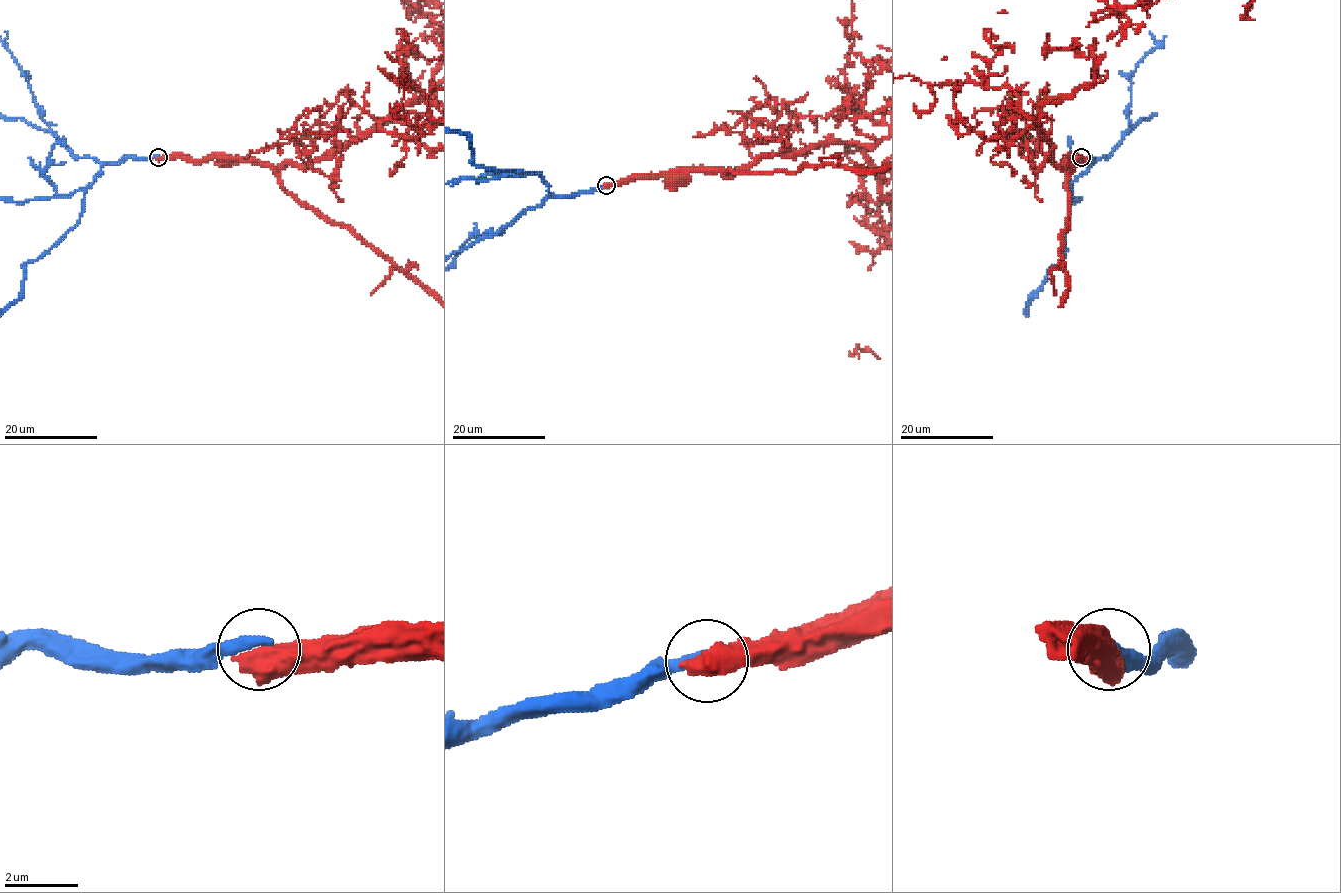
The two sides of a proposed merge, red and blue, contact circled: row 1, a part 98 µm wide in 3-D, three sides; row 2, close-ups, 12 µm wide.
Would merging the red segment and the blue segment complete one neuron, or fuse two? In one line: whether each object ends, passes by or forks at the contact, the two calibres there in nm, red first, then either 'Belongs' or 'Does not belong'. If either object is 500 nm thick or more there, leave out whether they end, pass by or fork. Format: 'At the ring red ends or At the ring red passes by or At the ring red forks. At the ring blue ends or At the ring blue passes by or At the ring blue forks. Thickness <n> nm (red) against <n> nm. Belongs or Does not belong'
Thickness 750 nm (red) against 320 nm. Does not belong

